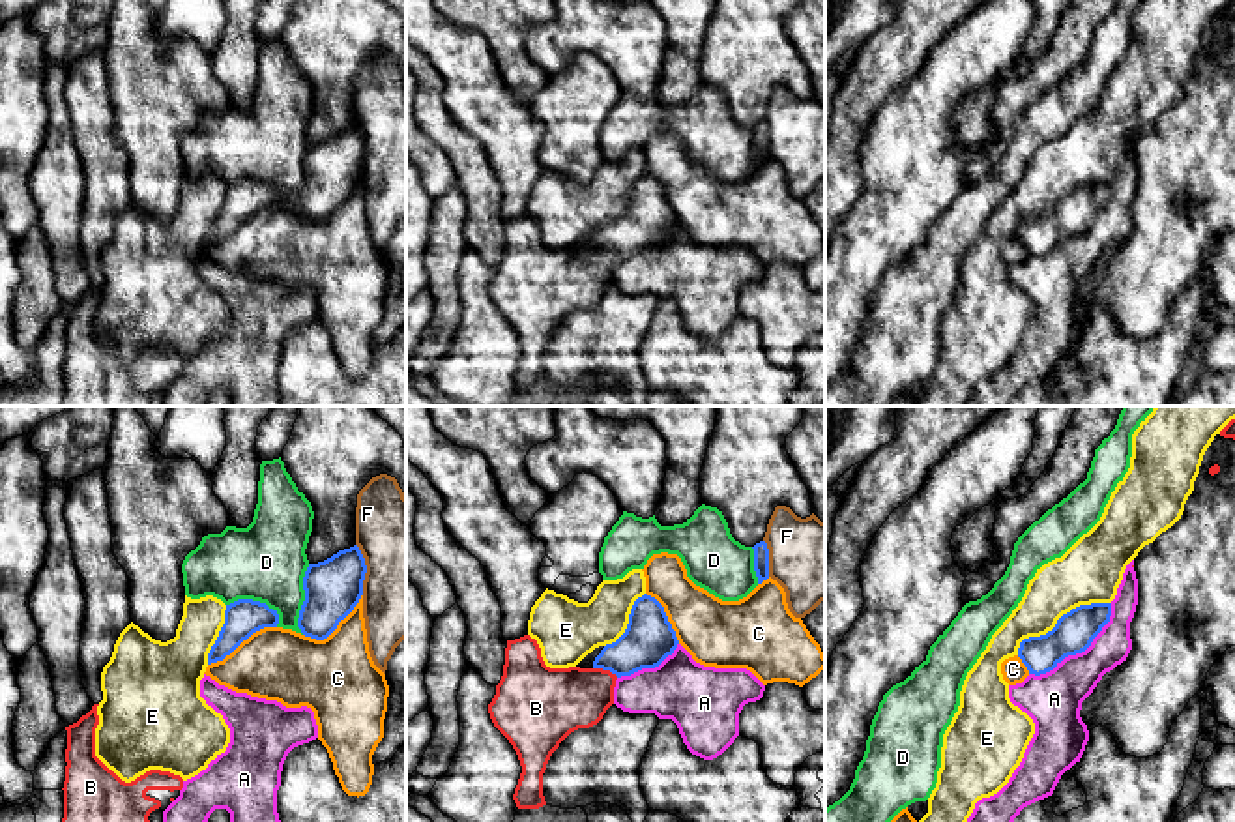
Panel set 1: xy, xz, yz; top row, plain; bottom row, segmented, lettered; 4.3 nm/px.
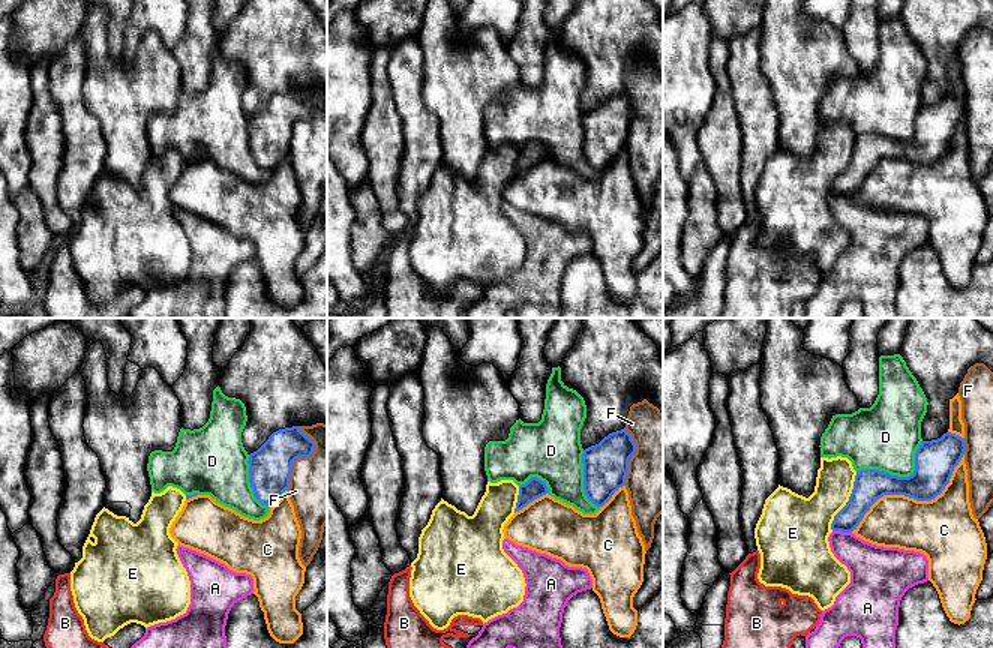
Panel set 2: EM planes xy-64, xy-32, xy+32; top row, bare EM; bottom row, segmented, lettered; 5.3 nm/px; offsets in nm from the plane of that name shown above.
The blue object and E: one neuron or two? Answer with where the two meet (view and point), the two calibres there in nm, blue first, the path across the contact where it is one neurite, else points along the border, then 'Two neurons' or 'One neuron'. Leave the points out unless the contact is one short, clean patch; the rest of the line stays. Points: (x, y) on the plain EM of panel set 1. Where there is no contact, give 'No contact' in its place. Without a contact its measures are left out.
Touches blue at yz (1058, 201). Thickness 170 nm (blue) against 280 nm. Two neurons

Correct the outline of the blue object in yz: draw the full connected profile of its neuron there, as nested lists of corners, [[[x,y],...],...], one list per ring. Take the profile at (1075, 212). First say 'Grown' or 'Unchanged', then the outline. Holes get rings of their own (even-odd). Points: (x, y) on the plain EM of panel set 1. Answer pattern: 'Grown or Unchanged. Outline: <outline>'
Unchanged. Outline: [[[1112,183],[1080,185],[1063,195],[1046,215],[1024,219],[1018,228],[1018,238],[1029,255],[1046,255],[1065,238],[1085,232],[1110,202],[1110,197]]]

